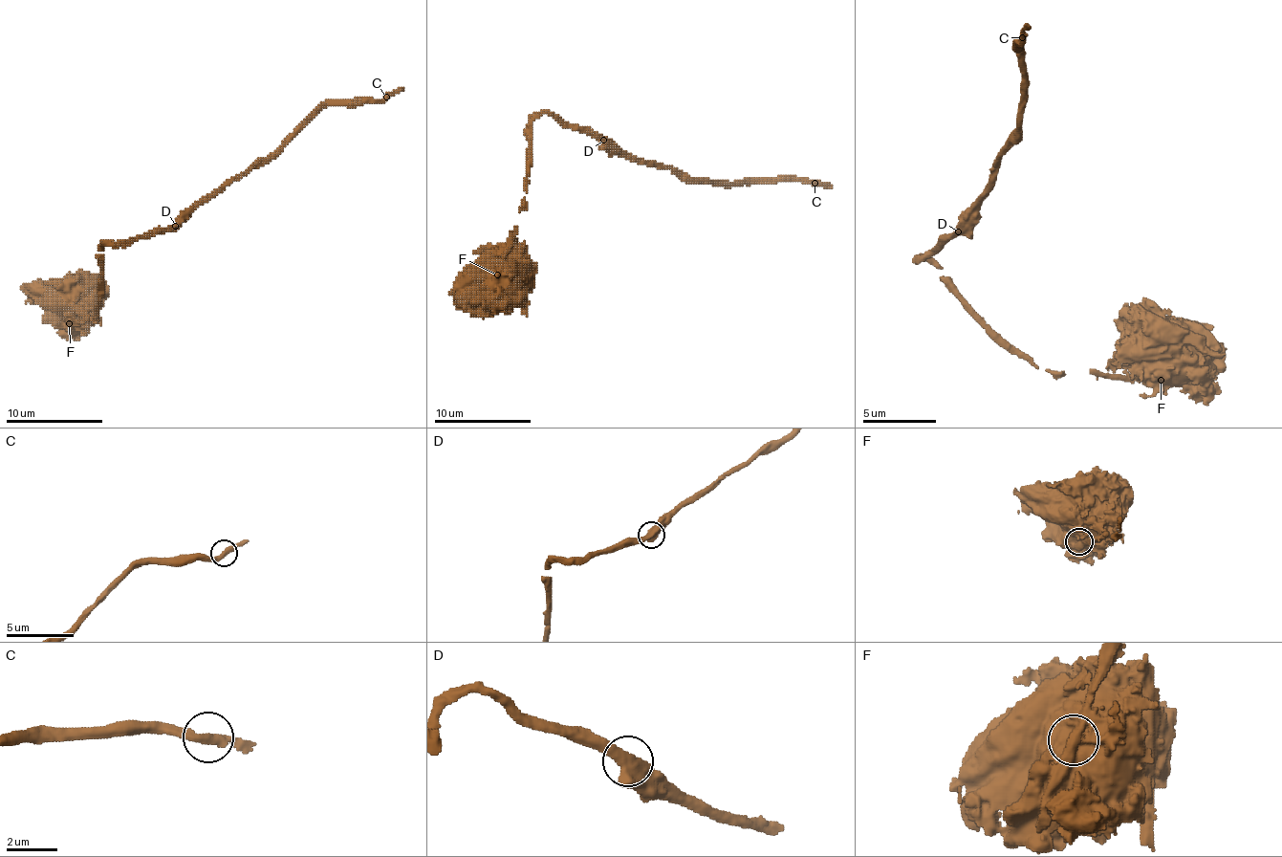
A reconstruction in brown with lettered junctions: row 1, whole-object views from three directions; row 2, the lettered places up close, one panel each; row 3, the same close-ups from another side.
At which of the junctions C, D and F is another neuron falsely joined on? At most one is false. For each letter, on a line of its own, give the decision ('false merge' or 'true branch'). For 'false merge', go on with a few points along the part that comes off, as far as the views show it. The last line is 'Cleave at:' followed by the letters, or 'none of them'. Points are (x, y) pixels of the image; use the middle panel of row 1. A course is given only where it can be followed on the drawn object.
C: true branch
D: true branch
F: false merge | (498, 274), (527, 190), (527, 127), (544, 113), (606, 137), (628, 156), (669, 166), (689, 178), (832, 186)
Cleave at: F

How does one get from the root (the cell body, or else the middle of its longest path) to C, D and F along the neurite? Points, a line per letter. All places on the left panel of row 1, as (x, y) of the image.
C: (76, 311), (91, 320), (98, 316), (98, 250), (178, 226), (222, 187), (272, 158), (323, 107), (386, 98)
D: (76, 311), (91, 320), (98, 316), (98, 250), (105, 245), (130, 245), (141, 235), (171, 230), (176, 226)
F: (76, 311), (70, 318), (70, 322)

